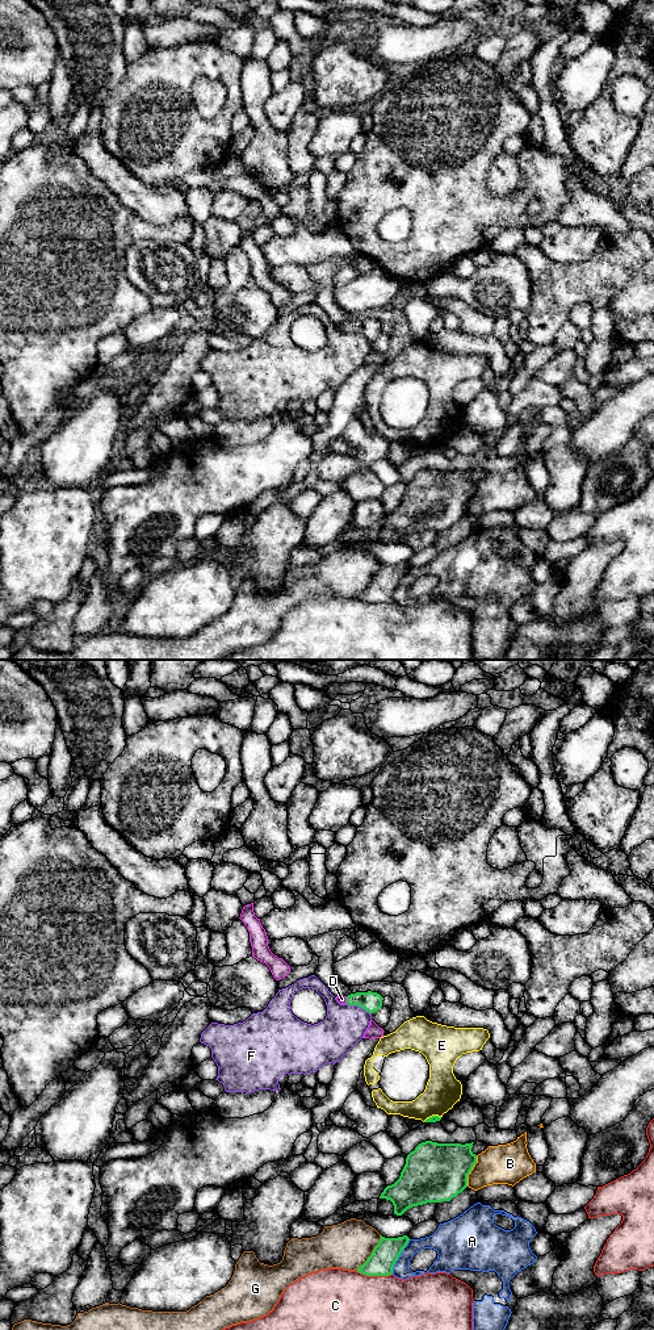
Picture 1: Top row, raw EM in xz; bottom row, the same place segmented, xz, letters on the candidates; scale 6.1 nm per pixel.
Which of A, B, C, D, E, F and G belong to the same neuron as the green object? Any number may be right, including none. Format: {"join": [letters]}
{"join": ["D"]}

